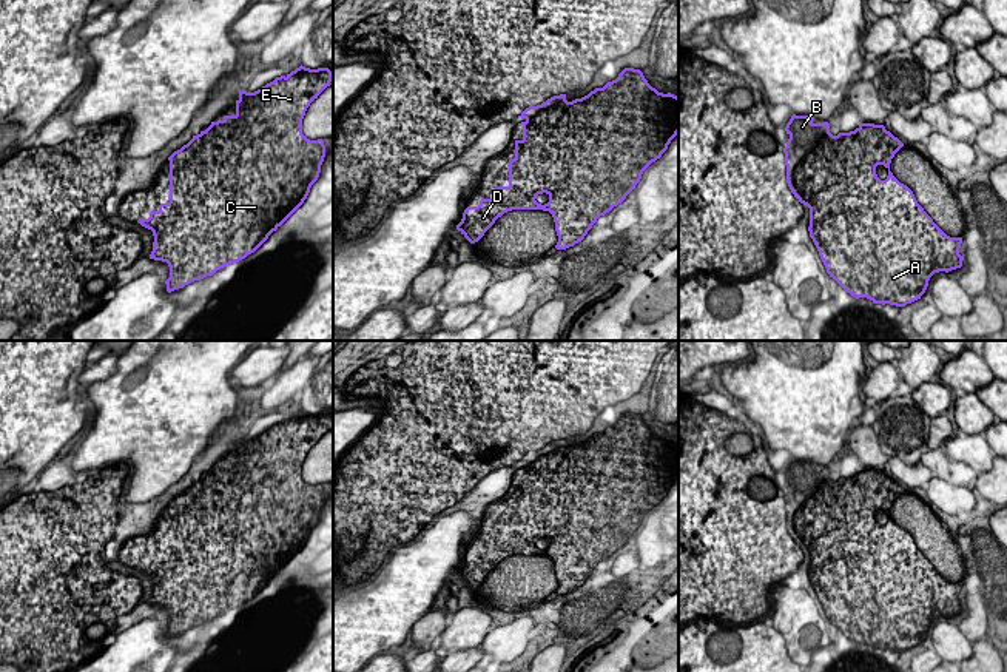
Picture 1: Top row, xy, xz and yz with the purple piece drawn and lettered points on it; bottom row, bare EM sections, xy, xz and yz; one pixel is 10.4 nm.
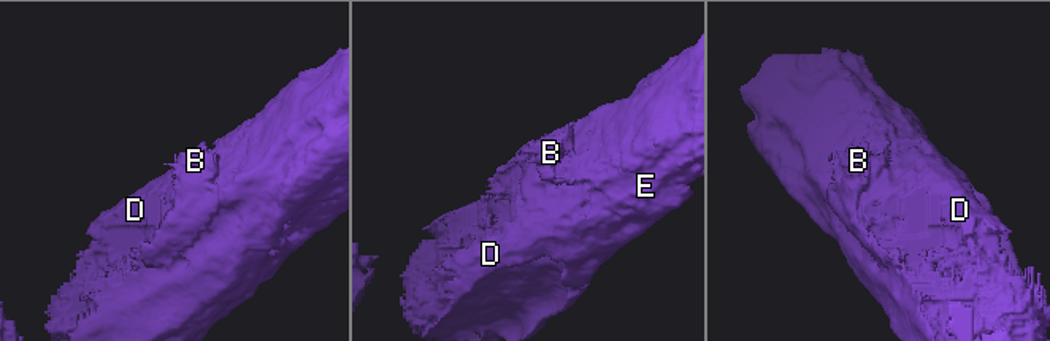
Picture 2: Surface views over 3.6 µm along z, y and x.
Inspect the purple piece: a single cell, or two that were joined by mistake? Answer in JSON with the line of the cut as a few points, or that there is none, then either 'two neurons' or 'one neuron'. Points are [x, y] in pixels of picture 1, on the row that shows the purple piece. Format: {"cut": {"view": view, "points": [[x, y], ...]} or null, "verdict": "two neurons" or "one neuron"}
{"cut": null, "verdict": "one neuron"}

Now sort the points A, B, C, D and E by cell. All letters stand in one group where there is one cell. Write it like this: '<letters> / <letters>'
A B C D E

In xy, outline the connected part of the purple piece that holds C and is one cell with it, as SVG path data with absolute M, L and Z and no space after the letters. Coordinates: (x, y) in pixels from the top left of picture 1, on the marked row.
M301 65L254 92L242 89L234 116L211 122L168 157L170 202L137 220L154 236L150 259L170 267L168 293L245 259L304 203L319 177L325 145L302 134L302 119L332 76L328 68Z

